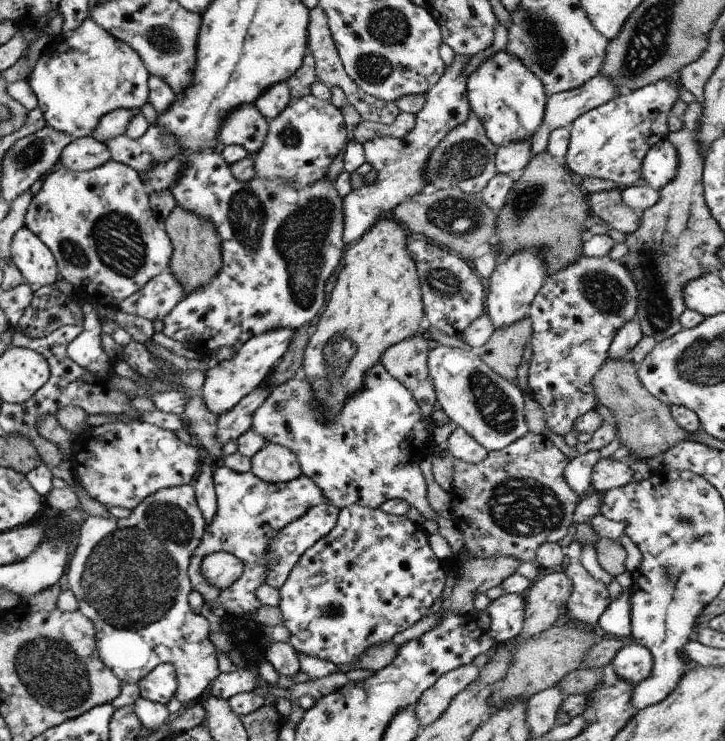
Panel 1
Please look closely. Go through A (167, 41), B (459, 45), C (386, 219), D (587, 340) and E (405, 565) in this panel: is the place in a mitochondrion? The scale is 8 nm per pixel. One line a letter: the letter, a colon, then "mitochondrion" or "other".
A: mitochondrion
B: other
C: other
D: mitochondrion
E: other

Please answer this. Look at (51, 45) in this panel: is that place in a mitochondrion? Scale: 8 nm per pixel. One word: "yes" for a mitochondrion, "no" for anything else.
no

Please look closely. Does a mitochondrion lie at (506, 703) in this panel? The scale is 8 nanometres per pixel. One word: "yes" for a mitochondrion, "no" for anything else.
no

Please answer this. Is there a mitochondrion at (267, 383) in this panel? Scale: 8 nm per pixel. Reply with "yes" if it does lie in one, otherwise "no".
no

